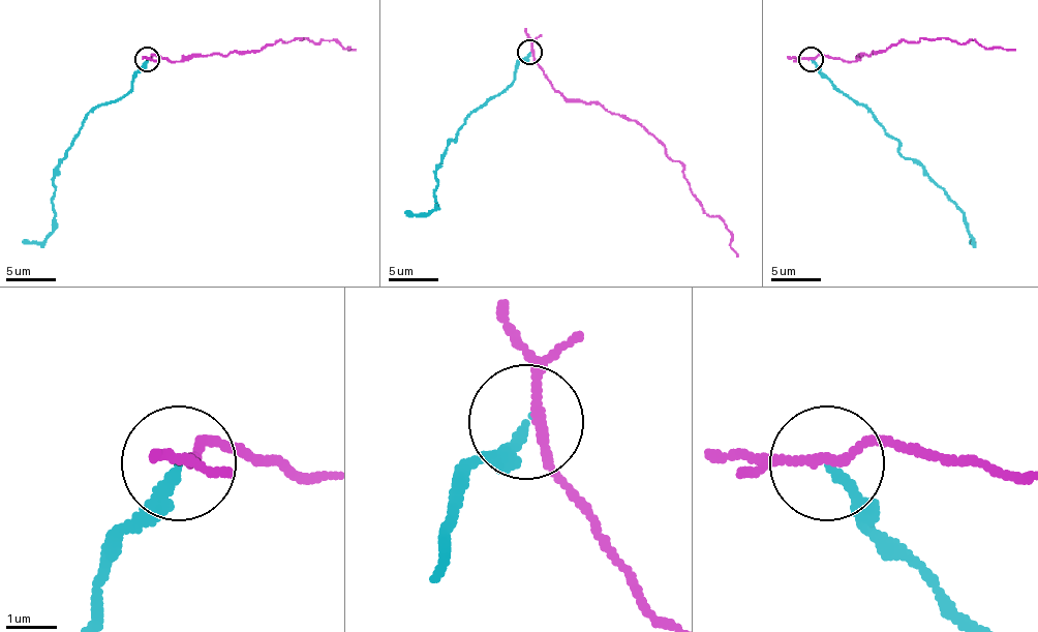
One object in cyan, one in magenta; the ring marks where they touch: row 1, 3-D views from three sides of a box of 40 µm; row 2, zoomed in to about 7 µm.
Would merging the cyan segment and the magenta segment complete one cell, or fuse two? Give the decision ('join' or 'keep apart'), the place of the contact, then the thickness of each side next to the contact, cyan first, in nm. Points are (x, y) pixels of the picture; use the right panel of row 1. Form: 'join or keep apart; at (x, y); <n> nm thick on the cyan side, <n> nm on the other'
keep apart; at (811, 59); 200 nm thick on the cyan side, 150 nm on the other

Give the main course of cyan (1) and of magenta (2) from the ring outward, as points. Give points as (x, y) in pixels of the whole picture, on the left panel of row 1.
1: (147, 58), (131, 88), (122, 97), (97, 106), (70, 143), (53, 177), (55, 227), (42, 241), (23, 244)
2: (149, 58), (174, 61), (186, 56), (255, 53), (278, 40), (298, 38), (317, 43), (337, 40), (355, 51)

